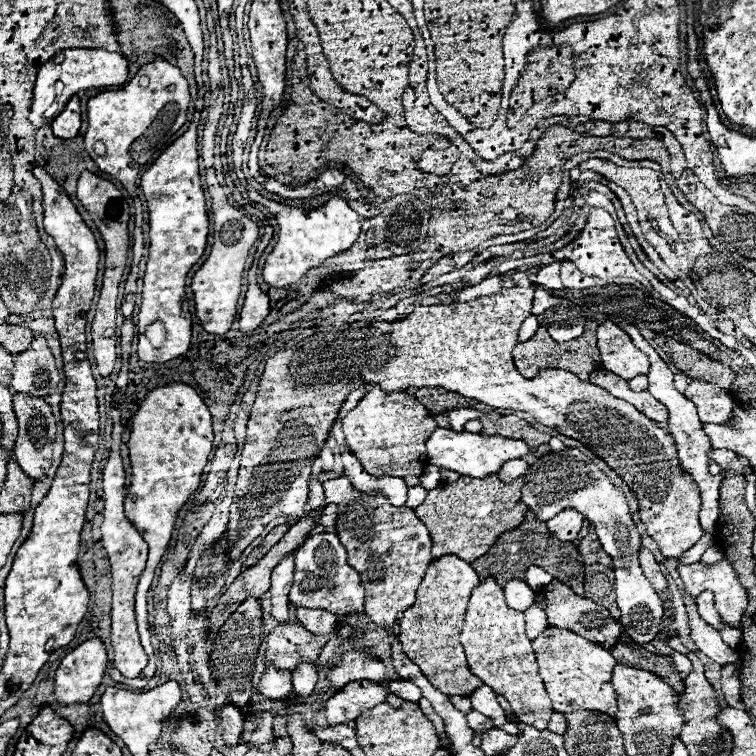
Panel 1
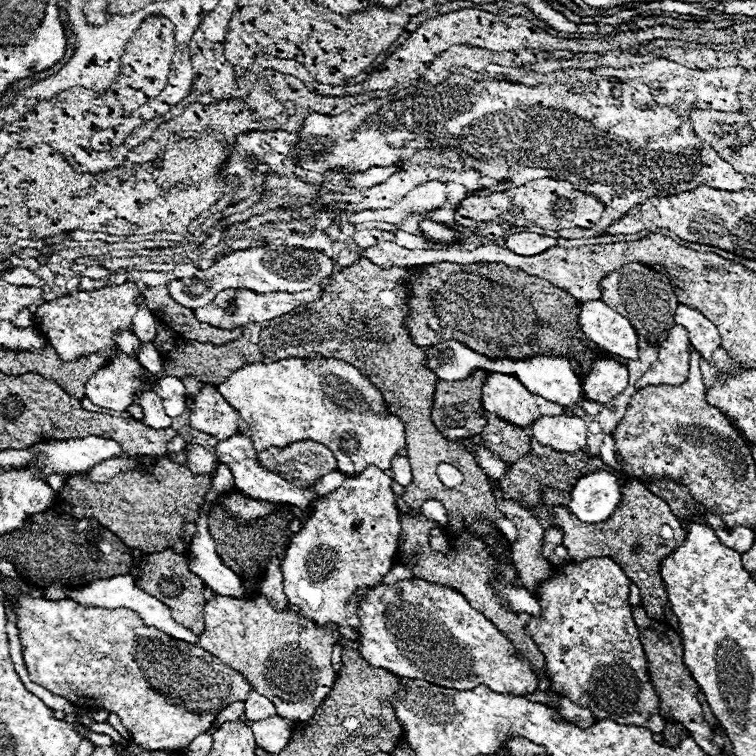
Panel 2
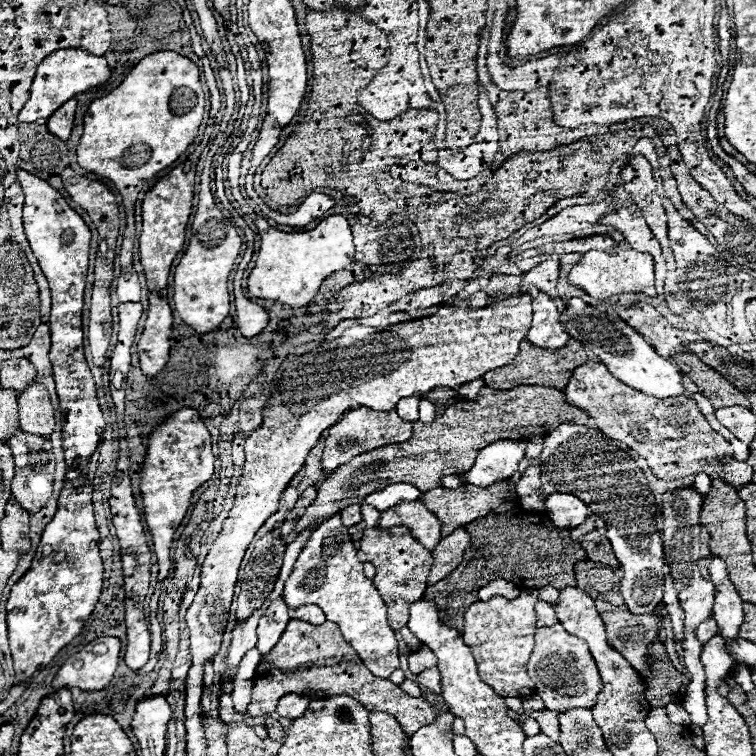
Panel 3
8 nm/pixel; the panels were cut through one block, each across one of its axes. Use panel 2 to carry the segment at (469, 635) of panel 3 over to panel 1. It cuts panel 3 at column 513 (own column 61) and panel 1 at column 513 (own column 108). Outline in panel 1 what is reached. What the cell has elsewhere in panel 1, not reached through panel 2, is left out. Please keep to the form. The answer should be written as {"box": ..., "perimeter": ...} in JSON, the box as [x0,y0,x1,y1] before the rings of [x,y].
{"box":[460,576,554,730],"perimeter":[[[482,576],[480,584],[472,590],[460,640],[468,658],[470,672],[494,692],[502,694],[520,722],[538,730],[546,730],[554,710],[552,700],[544,690],[544,682],[538,676],[536,656],[532,652],[530,640],[524,634],[524,614],[506,606],[502,586],[496,584],[494,576]]]}

